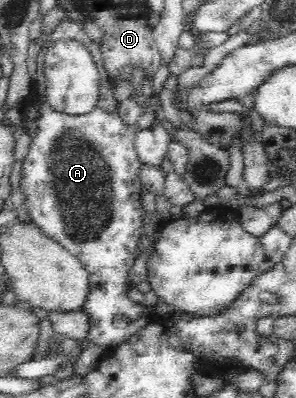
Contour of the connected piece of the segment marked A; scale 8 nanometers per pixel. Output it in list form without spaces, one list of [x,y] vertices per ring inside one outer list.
[[[64,19],[58,27],[47,37],[43,48],[37,55],[37,75],[39,81],[33,84],[31,94],[22,104],[23,113],[27,116],[27,131],[32,135],[32,147],[28,157],[22,161],[20,185],[26,195],[24,204],[30,211],[31,223],[35,225],[45,236],[55,241],[60,247],[67,249],[82,262],[82,265],[90,273],[91,293],[86,301],[84,311],[90,317],[90,329],[82,341],[74,345],[72,353],[65,353],[59,349],[48,350],[48,355],[40,360],[34,359],[25,364],[16,377],[37,380],[44,375],[55,375],[64,365],[73,365],[80,358],[80,353],[88,347],[96,347],[104,353],[103,358],[112,349],[117,349],[125,343],[133,334],[136,334],[144,325],[148,324],[148,317],[155,314],[150,307],[133,303],[128,299],[130,290],[130,271],[138,257],[137,243],[142,234],[142,195],[143,188],[140,173],[141,167],[138,163],[134,144],[141,129],[136,126],[125,125],[122,118],[117,114],[117,101],[112,93],[113,85],[110,74],[104,65],[104,58],[100,43],[98,49],[90,49],[98,66],[100,74],[100,93],[96,107],[92,113],[86,115],[66,115],[54,111],[52,105],[48,104],[45,94],[46,81],[44,79],[45,55],[53,41],[68,38],[87,41],[84,27],[76,19]]]

